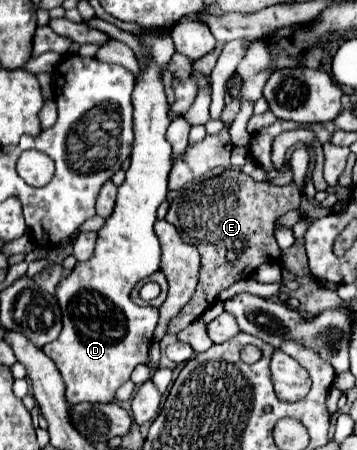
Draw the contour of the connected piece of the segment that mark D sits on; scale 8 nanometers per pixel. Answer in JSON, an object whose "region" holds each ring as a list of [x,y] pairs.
{"region":[[[168,24],[168,26],[162,26],[162,28],[148,28],[148,32],[138,34],[138,38],[140,38],[142,46],[148,50],[148,64],[146,64],[146,68],[140,70],[140,74],[136,76],[136,86],[134,86],[134,92],[132,92],[132,106],[134,106],[134,146],[132,146],[132,154],[130,154],[132,164],[130,164],[130,168],[128,168],[128,172],[126,172],[126,180],[124,180],[122,186],[118,188],[118,198],[116,198],[114,212],[110,214],[110,218],[106,220],[106,224],[104,224],[104,226],[100,228],[100,232],[98,232],[98,242],[96,242],[96,250],[94,250],[94,254],[92,254],[92,260],[78,262],[78,264],[74,266],[74,270],[66,276],[66,280],[60,280],[58,286],[56,286],[56,298],[58,298],[58,304],[60,304],[60,310],[62,310],[62,332],[60,332],[60,336],[58,336],[54,342],[50,342],[50,344],[46,344],[46,346],[42,348],[42,350],[54,360],[58,372],[62,374],[64,384],[66,384],[66,398],[68,398],[70,404],[80,404],[80,402],[102,402],[102,404],[106,404],[106,402],[112,402],[116,390],[118,390],[126,380],[130,380],[132,370],[134,370],[138,364],[148,364],[148,360],[150,360],[148,348],[150,348],[150,342],[152,342],[152,332],[154,332],[154,328],[156,328],[156,324],[158,324],[158,308],[140,308],[140,306],[136,306],[136,304],[130,300],[130,292],[132,292],[132,288],[134,288],[142,278],[148,278],[148,276],[154,274],[154,272],[158,270],[158,266],[160,266],[160,244],[158,244],[158,238],[156,238],[152,226],[154,226],[154,222],[156,222],[156,210],[158,210],[158,206],[166,200],[166,192],[168,192],[168,188],[166,188],[166,184],[168,184],[168,172],[170,172],[170,168],[172,168],[172,146],[170,146],[170,142],[166,140],[166,128],[170,126],[172,120],[170,120],[170,106],[168,106],[168,102],[166,102],[164,84],[162,84],[162,70],[164,70],[164,68],[168,66],[168,62],[172,60],[174,44],[172,44],[172,38],[170,38],[170,24]]]}

